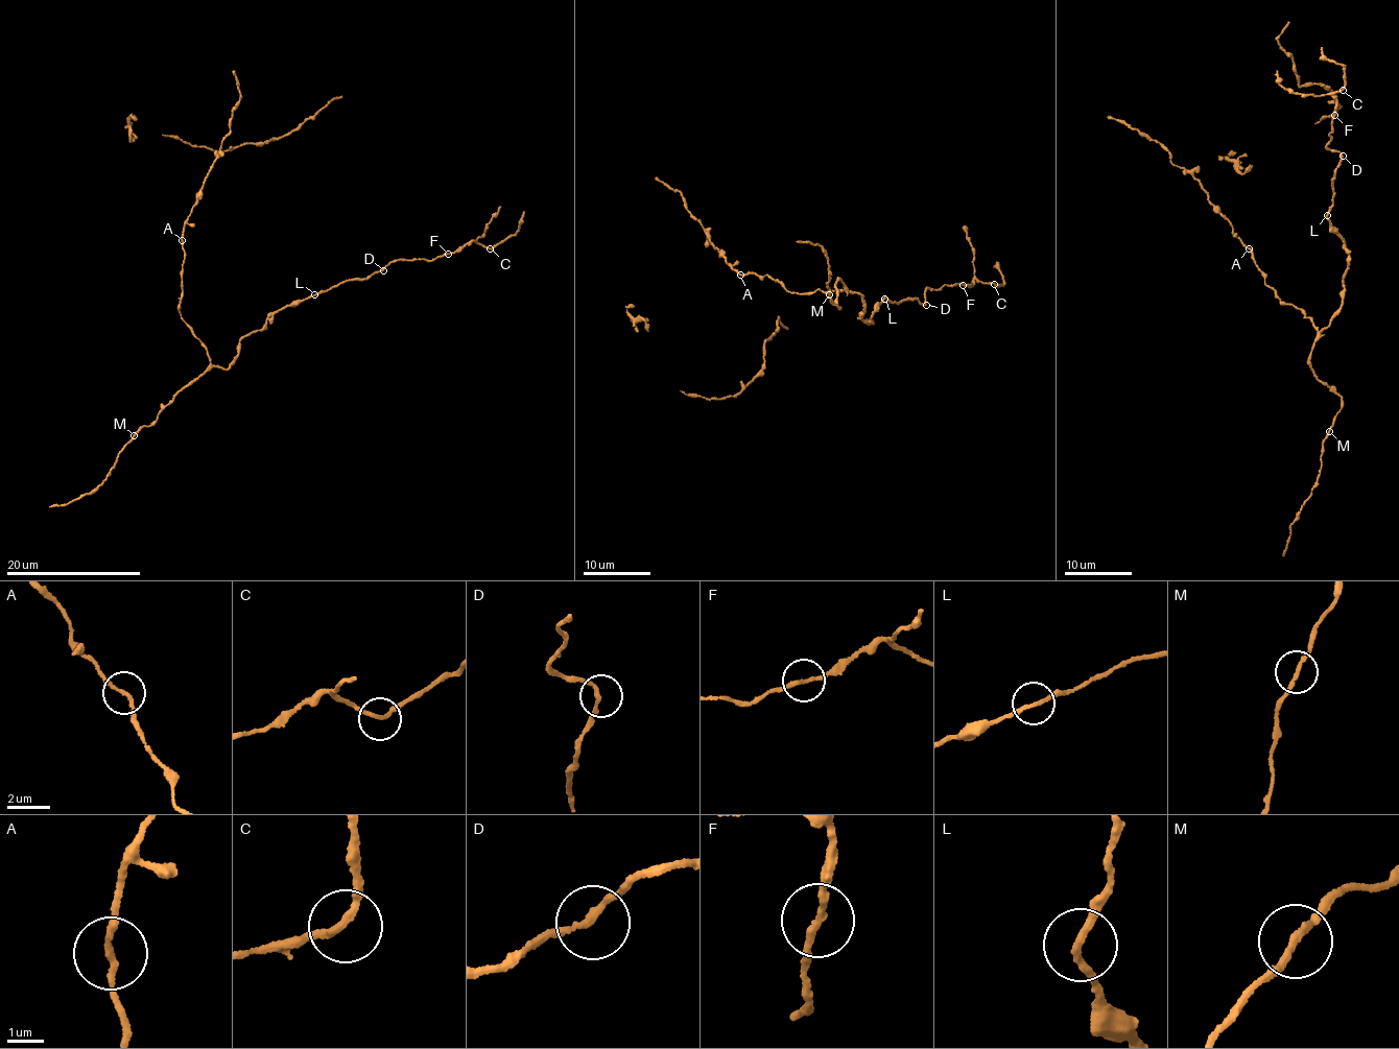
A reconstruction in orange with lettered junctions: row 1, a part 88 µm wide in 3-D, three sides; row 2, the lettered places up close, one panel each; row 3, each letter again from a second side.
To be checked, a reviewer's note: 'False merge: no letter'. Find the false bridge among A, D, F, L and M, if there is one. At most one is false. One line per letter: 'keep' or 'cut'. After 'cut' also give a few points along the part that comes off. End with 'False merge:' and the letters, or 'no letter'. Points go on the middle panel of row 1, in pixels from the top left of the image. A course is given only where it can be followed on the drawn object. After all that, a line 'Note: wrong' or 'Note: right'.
A: keep
D: keep
F: keep
L: keep
M: keep
False merge: no letter
Note: right

